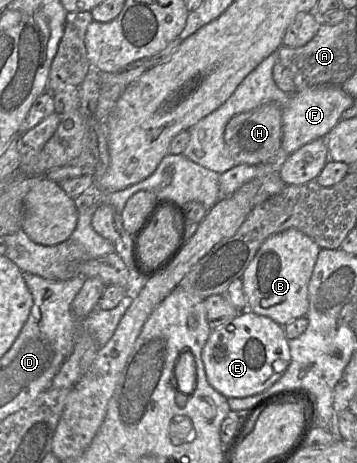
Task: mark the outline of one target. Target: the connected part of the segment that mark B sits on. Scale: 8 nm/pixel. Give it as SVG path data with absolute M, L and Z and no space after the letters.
M295 228L267 238L241 277L247 309L269 317L281 326L306 317L309 307L308 284L320 249L310 237Z

